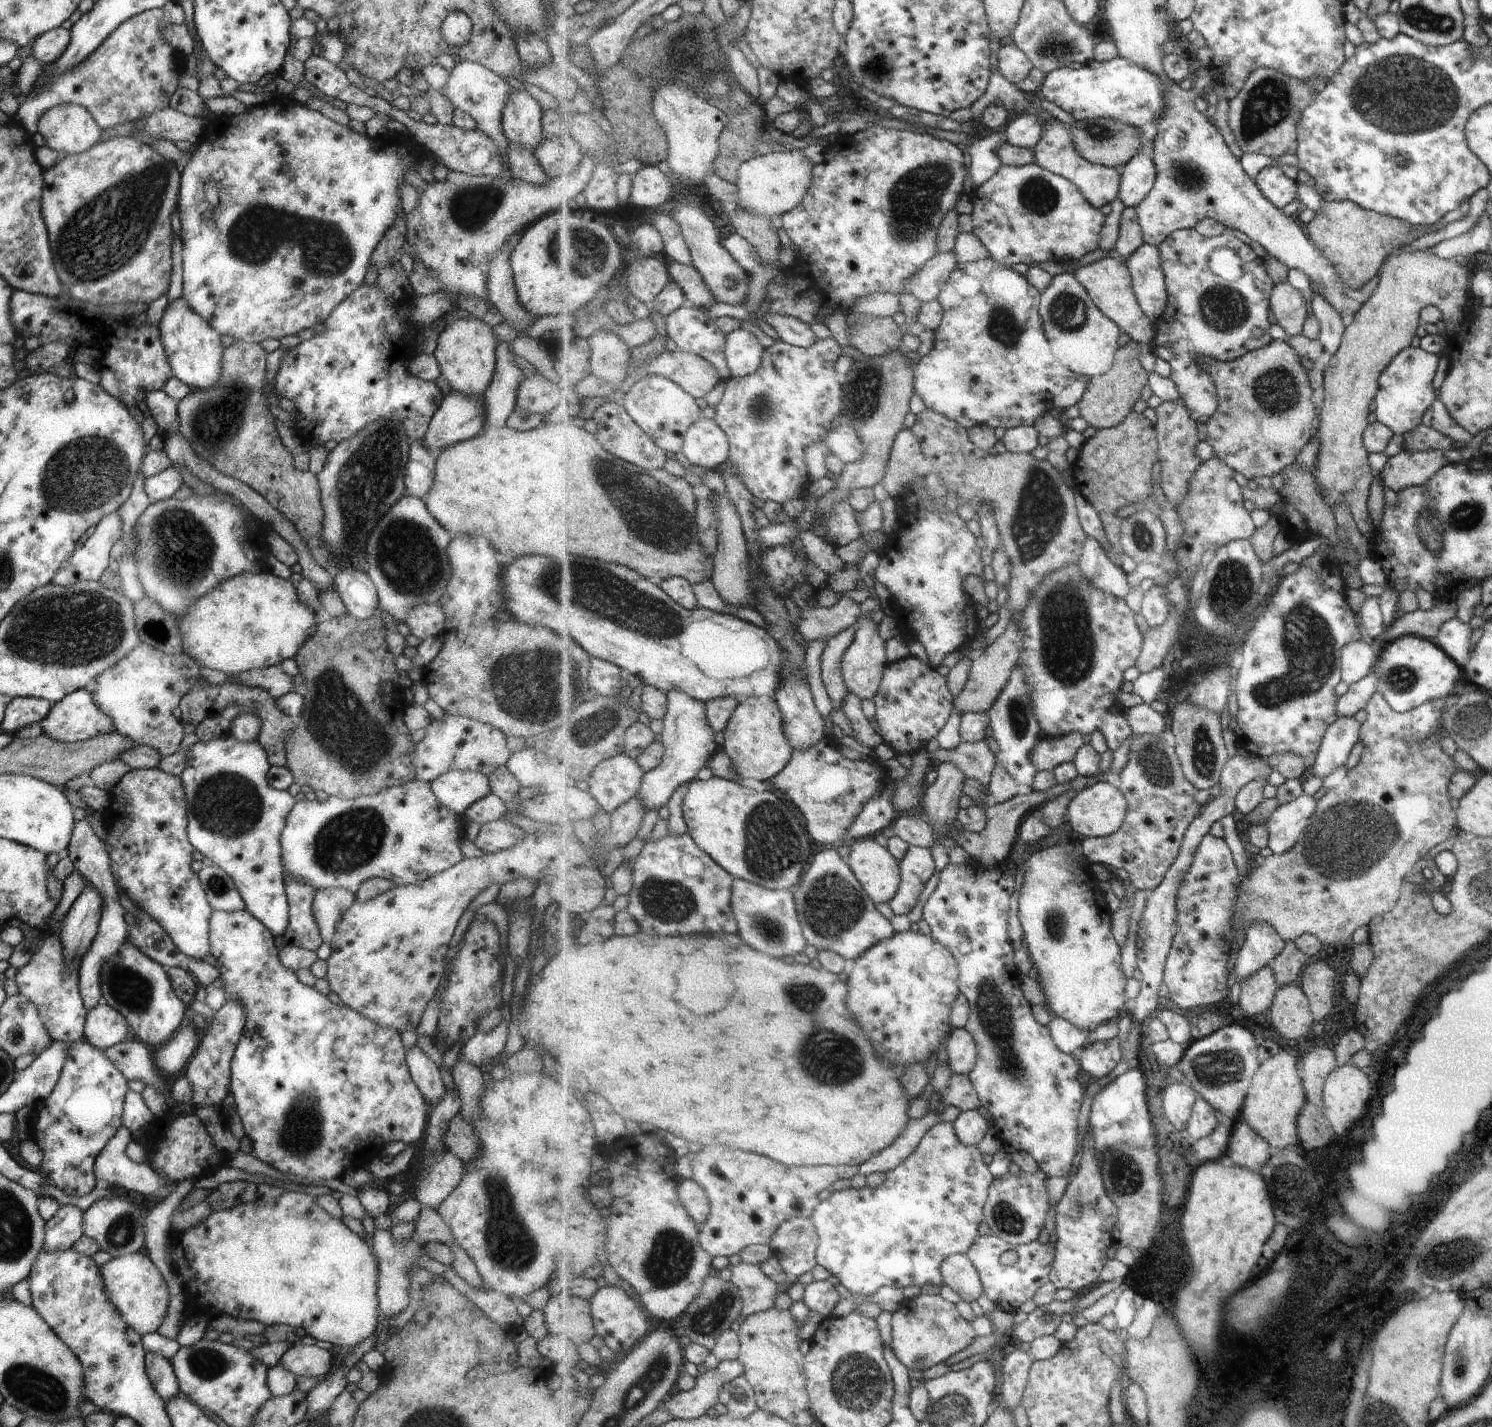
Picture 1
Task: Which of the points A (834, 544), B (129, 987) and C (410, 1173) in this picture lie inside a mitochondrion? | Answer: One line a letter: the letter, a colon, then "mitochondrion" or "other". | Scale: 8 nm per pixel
A: other
B: mitochondrion
C: other

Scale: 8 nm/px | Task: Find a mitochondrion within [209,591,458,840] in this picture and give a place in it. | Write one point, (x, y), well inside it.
(336, 716)

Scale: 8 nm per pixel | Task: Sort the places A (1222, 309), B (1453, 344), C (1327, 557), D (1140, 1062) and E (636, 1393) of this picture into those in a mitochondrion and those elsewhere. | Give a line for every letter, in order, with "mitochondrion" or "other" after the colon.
A: mitochondrion
B: other
C: other
D: other
E: mitochondrion

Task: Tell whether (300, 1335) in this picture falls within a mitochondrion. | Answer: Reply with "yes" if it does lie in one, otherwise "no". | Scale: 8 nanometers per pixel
no

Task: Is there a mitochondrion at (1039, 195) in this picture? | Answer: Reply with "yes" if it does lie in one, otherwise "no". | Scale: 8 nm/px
yes

